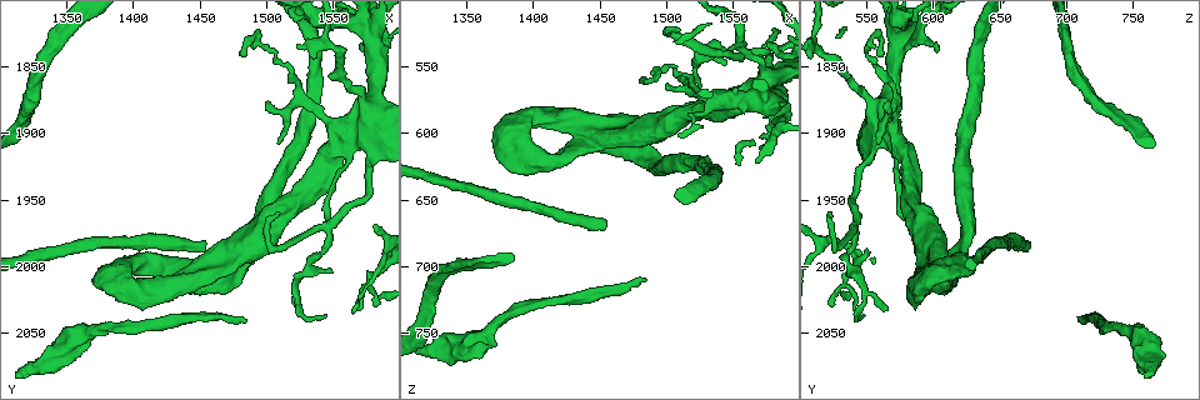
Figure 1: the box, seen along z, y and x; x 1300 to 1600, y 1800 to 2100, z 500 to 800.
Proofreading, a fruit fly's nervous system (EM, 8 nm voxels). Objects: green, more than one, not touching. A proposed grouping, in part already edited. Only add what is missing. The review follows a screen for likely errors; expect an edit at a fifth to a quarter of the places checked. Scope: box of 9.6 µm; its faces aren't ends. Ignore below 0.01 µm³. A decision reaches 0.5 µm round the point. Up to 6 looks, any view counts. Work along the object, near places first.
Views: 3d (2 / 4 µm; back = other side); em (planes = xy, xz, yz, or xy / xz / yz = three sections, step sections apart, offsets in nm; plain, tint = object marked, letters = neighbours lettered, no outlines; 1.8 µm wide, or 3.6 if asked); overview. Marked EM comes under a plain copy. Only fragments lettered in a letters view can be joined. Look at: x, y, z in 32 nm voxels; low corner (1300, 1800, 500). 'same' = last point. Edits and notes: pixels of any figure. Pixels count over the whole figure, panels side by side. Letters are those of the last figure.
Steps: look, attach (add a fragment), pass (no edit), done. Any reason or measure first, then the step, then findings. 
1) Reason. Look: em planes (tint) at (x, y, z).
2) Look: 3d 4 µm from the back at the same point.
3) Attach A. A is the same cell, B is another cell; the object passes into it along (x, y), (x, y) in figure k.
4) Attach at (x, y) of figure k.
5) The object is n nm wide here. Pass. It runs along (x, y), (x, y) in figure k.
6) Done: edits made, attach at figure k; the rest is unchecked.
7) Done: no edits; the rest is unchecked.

Free end. Look: em xy step 16 (letters) at (1452, 1982, 672).

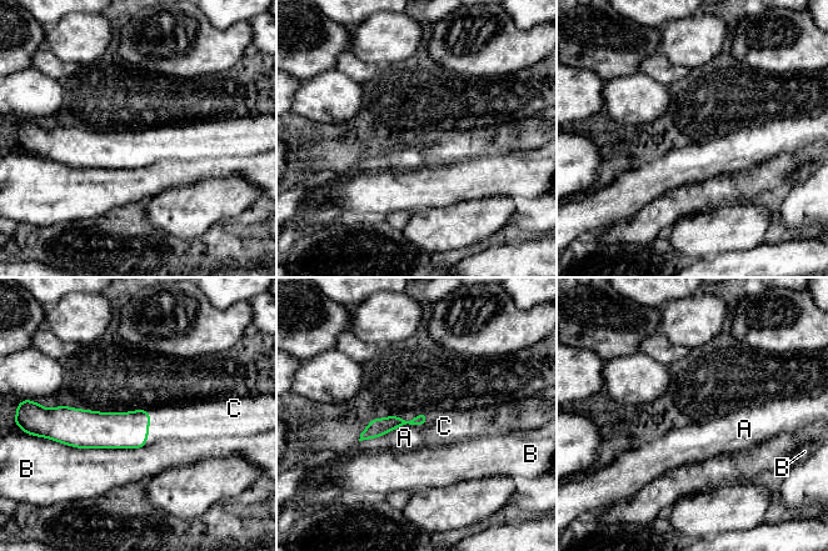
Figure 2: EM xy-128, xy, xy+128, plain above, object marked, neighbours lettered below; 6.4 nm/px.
Attach C. C is the same cell, A and B are other cells; the object passes into it along (129, 430), (149, 422), (171, 419) in figure 2; the cell continues.

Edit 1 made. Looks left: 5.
Branch stops here. Look: em xz step 8 (tint) at (1484, 2040, 708).

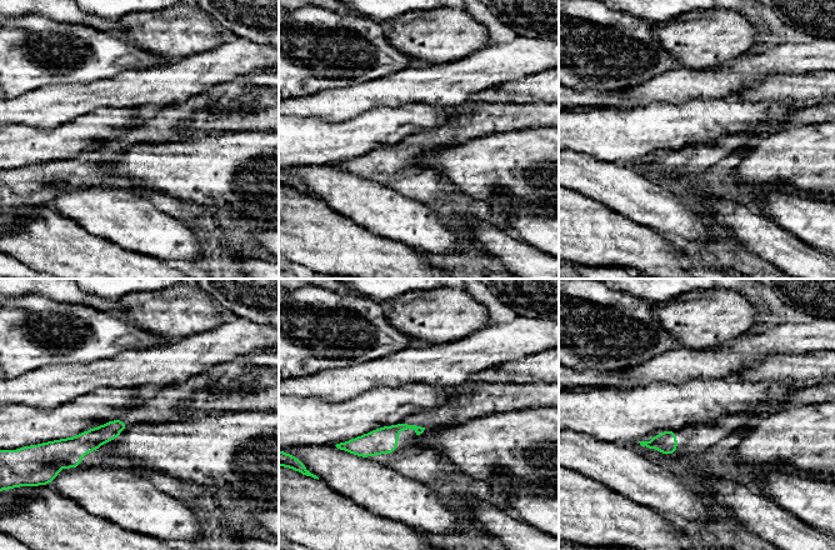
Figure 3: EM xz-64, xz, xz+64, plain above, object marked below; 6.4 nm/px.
What lies round it. Look: em xz step 8 (letters) at the same point.

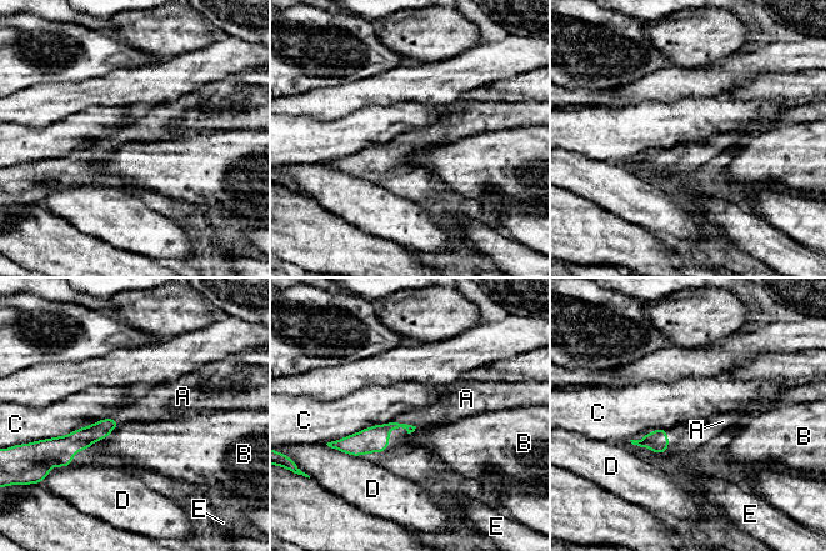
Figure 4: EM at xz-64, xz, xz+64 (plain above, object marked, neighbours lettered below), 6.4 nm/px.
Attach A. A is the same cell, B, C, D and E are other cells; the cell continues.

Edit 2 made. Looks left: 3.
Side arm on a straight run. Look: em planes (tint) at (1436, 2010, 606).

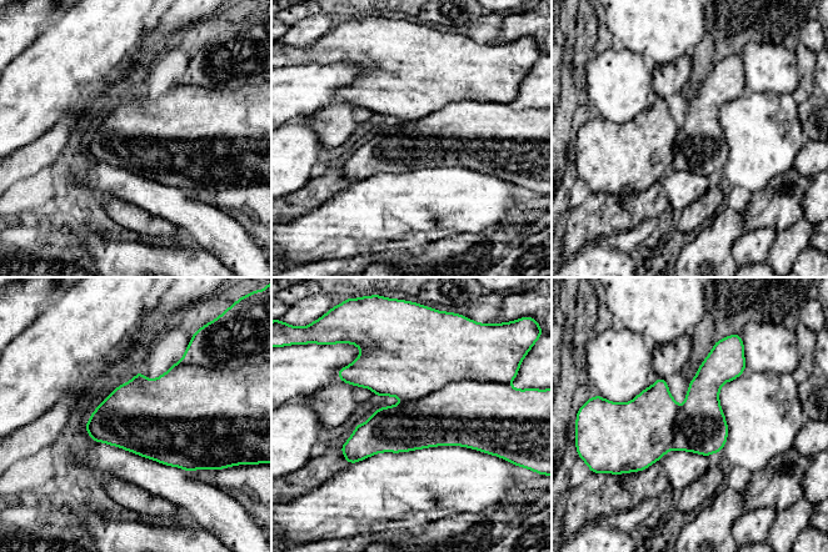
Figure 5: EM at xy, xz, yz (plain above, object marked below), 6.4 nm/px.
Look: em planes (letters) at the same point.

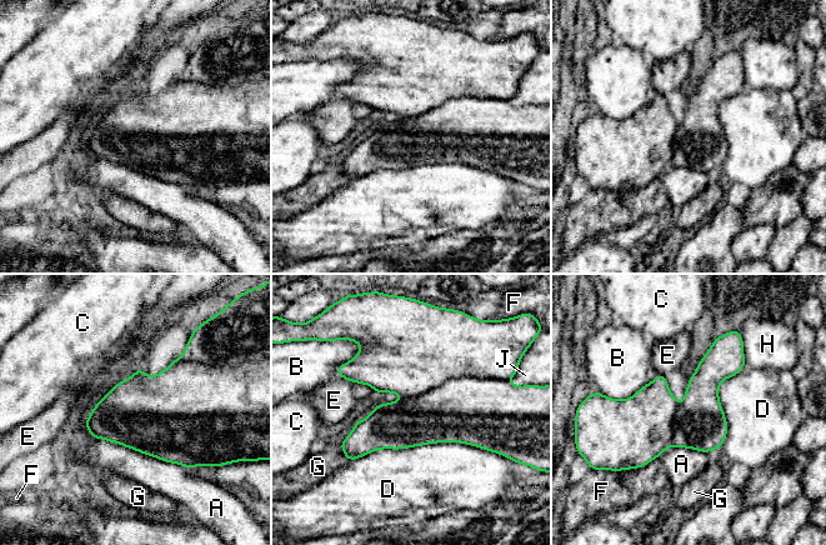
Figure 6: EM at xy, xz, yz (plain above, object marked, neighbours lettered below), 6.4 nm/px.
The object is 360 nm wide here. Pass. A, B, C, D, E, F, G, H and J are other cells; a border runs along (490, 450), (427, 443), (350, 461) in figure 6; no lettered fragment goes on from it.

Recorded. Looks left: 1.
Done: edits made, attach at figure 2, attach at figure 4; the rest is unchecked.

